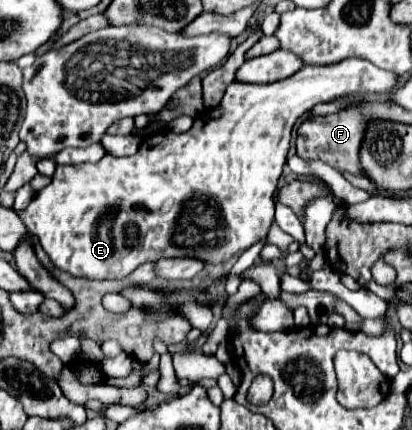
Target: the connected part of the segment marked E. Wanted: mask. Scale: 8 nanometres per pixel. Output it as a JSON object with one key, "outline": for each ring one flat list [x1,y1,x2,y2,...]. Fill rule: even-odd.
{"outline":[[348,58,336,66,302,66,296,74,292,74,292,78,280,80,280,82,272,82,268,86,248,86,248,84,240,84,240,82,232,82,226,88,226,94,222,98,222,102,212,108,206,110,204,114,200,114,194,120,194,126,188,132,176,134,172,130,160,130,154,134,148,134,148,138,142,140,138,152,134,156,108,156,102,158,96,164,76,164,76,166,56,166,56,172,52,176,52,182,48,186,44,186,40,192,36,192,36,196,32,198,32,202,16,212,22,222,26,224,26,228,36,234,40,238,40,244,44,248,44,252,50,256,52,264,60,270,70,272,72,276,80,276,80,278,88,278,88,280,122,280,128,274,132,274,140,264,144,262,156,262,160,258,196,258,202,260,206,264,224,264,228,262,234,254,248,250,252,244,262,242,268,238,268,230,274,222,274,188,278,184,278,178,282,174,286,156,288,156,288,146,290,146,290,132,294,122,308,112,310,108,314,108,320,102,330,102,336,100,340,96,366,96,366,94,384,94,390,92,396,84,396,76,388,74,386,70,380,70,376,66,372,66,370,62,364,62,360,58]]}

